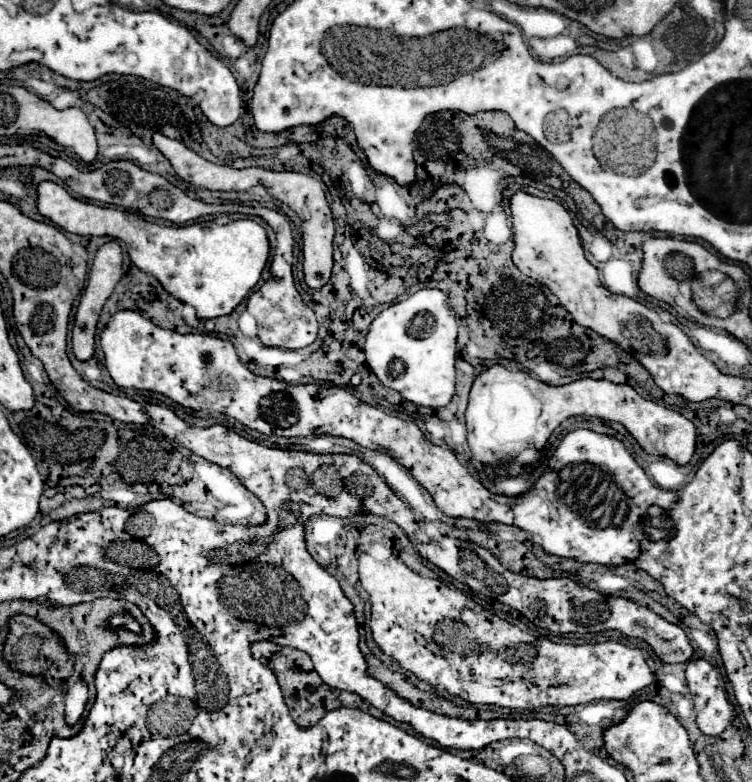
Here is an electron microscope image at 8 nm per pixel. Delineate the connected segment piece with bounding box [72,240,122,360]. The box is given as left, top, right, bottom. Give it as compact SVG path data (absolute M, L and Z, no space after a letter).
M116 240L106 242L104 246L98 248L96 258L92 262L90 274L88 274L88 284L84 288L84 294L80 298L80 304L76 308L76 316L74 316L74 328L72 328L72 352L78 360L88 360L94 354L94 340L96 340L96 324L102 312L104 302L108 300L108 296L112 294L114 286L118 284L122 276L122 248Z

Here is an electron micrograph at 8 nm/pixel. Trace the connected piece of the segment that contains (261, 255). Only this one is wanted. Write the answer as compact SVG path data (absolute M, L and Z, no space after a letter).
M54 182L38 184L36 206L42 216L50 218L66 232L80 236L112 236L122 240L134 266L156 276L168 294L194 306L198 318L204 320L230 314L256 286L270 254L266 230L250 218L234 220L224 226L214 222L190 226L158 226L122 208L96 206L76 200Z

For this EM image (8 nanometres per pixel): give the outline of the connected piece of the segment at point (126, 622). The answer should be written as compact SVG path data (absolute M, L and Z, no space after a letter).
M112 616L110 628L128 628L128 630L134 630L134 632L140 630L140 626L130 616Z

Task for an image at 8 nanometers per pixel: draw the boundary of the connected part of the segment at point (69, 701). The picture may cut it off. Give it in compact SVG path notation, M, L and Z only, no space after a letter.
M82 680L74 682L66 694L66 722L76 724L84 712L84 704L88 698L88 688Z

